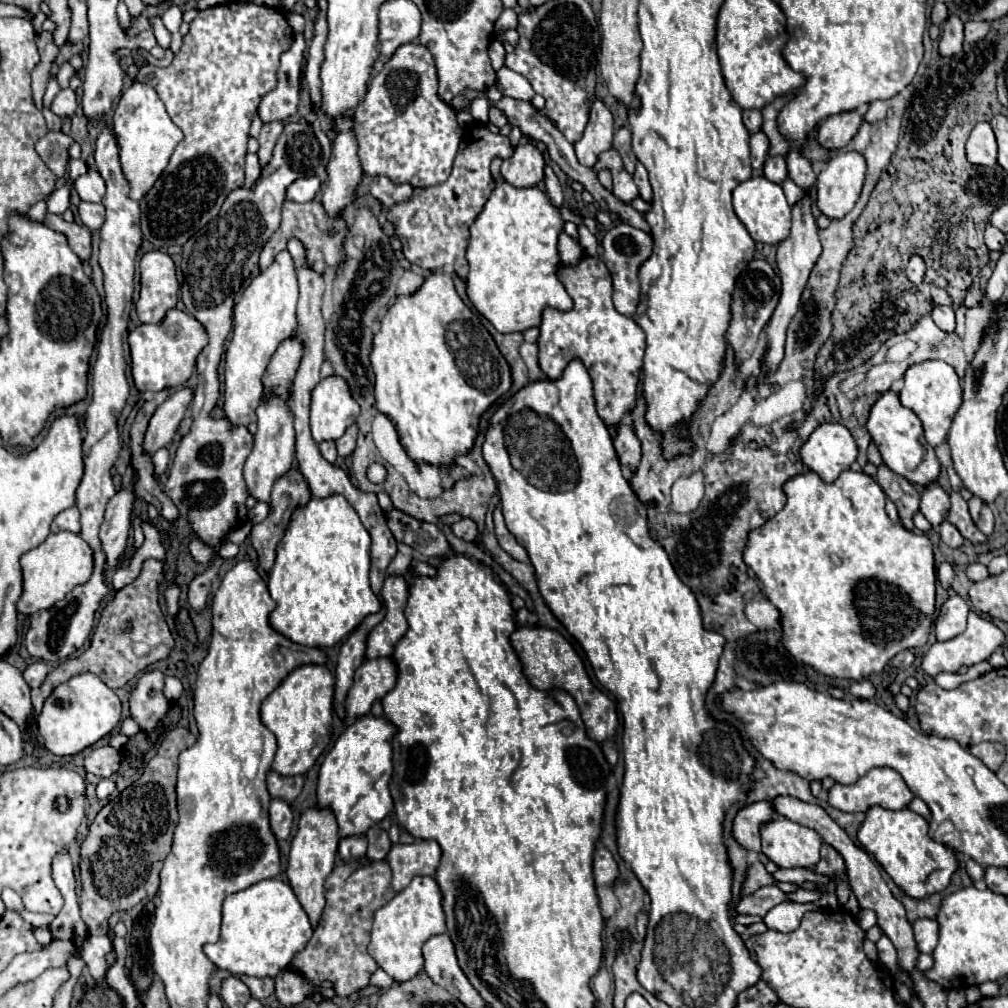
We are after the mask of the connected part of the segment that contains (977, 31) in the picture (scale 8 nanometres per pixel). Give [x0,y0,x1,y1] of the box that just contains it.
[965,22,989,44]

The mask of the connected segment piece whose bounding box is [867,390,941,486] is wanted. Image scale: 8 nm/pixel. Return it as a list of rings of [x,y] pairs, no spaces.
[[[885,390],[885,394],[881,394],[881,398],[871,406],[869,418],[867,418],[867,430],[869,430],[875,446],[879,448],[883,462],[895,474],[907,478],[913,484],[921,484],[921,486],[937,480],[941,464],[939,464],[933,448],[925,442],[921,420],[917,418],[917,414],[913,414],[913,410],[901,406],[899,396],[893,390]]]

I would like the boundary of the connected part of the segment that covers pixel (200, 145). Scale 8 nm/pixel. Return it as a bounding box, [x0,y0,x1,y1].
[137,2,293,248]

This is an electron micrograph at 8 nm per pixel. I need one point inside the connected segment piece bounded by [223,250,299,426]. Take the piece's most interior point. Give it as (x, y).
(265, 316)

